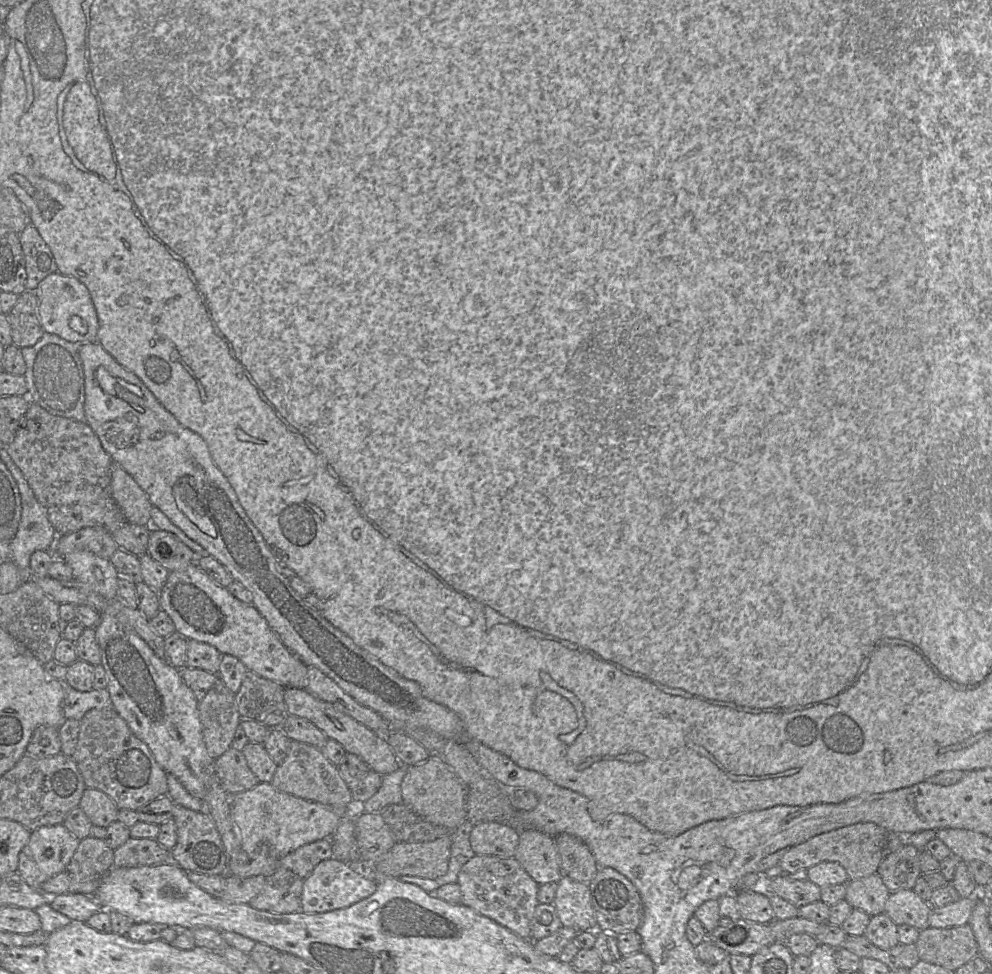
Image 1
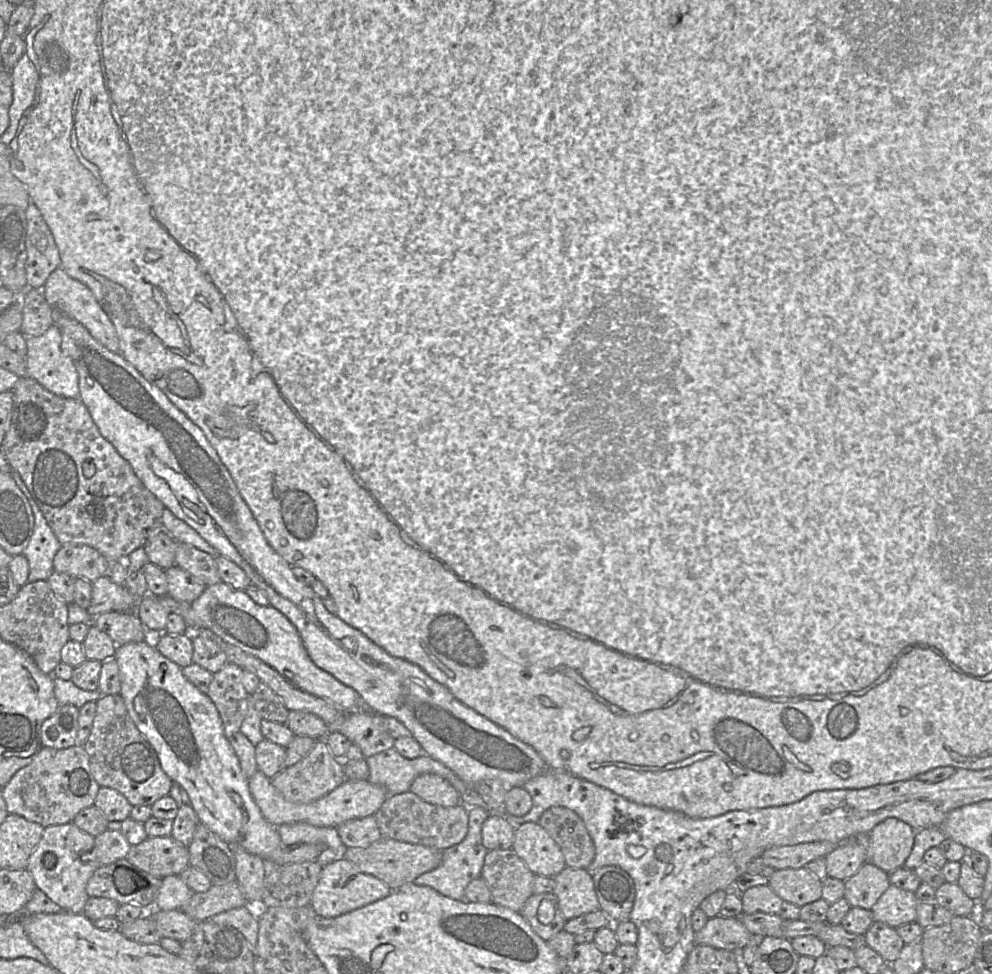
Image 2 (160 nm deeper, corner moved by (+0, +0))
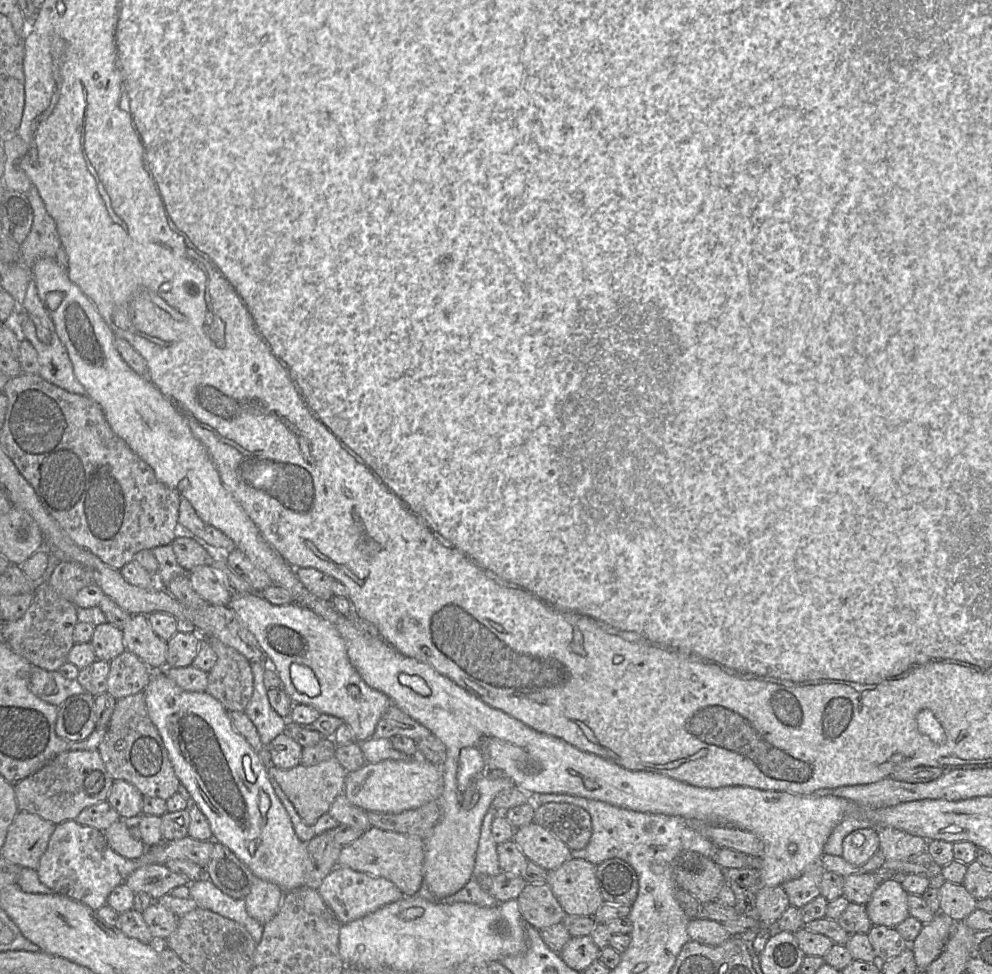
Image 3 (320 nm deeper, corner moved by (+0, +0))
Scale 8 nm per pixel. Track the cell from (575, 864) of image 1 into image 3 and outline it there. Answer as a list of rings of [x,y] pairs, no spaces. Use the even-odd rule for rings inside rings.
[[[548,802],[537,805],[533,822],[563,841],[571,851],[585,848],[592,836],[590,814],[570,803]]]

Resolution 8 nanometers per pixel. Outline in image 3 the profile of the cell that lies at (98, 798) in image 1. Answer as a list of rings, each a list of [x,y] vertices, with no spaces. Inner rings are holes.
[[[114,780],[106,801],[121,818],[142,814],[143,795],[132,784],[124,780]]]

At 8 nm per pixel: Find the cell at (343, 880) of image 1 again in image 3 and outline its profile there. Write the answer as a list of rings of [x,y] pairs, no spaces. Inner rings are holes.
[[[337,865],[330,871],[317,887],[317,891],[341,924],[365,917],[379,908],[405,897],[402,891],[390,880],[341,865]]]

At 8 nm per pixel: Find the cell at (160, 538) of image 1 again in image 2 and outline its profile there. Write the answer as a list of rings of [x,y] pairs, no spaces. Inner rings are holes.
[[[178,542],[176,546],[175,566],[190,573],[207,586],[222,582],[215,557],[182,542]]]

